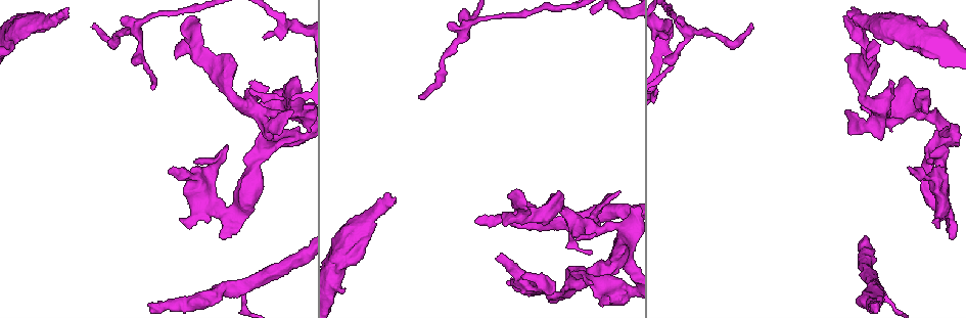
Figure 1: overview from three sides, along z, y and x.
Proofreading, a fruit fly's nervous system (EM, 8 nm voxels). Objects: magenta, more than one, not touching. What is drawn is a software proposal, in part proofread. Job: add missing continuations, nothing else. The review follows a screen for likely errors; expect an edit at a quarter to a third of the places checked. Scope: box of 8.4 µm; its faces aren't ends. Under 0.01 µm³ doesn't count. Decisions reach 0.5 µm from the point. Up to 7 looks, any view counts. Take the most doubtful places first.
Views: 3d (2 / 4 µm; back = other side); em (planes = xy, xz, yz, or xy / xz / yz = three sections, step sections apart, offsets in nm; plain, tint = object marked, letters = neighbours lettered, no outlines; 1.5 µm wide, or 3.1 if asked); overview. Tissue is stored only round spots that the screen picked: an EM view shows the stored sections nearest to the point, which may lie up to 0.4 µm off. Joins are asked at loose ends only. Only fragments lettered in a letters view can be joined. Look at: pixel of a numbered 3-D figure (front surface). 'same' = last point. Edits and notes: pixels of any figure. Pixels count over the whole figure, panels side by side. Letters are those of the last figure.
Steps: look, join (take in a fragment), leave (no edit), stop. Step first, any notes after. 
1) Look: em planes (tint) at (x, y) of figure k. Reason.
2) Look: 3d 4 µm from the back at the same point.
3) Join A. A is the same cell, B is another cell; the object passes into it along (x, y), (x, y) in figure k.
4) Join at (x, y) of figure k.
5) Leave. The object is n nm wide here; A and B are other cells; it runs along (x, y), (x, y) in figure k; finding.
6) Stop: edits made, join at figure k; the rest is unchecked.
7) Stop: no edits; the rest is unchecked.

Look: em planes (tint) at (223, 239) of figure 1. An open end.

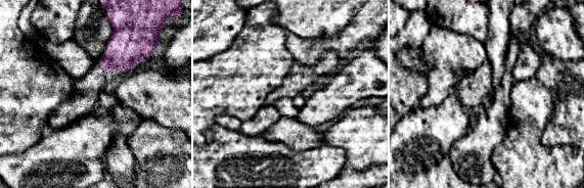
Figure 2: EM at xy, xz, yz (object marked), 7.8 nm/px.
Look: em planes (letters) at the same point. See the neighbours.

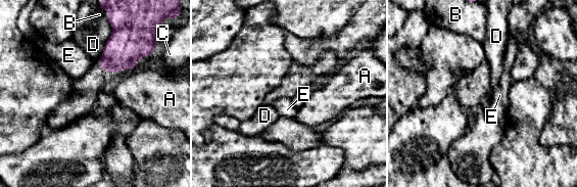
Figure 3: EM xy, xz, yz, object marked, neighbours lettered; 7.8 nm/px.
Leave. A, B, C, D and E are other cells; a border runs along (107, 15), (112, 33), (98, 60) in figure 3; no lettered fragment goes on from it.

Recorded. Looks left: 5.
Look: em yz step 4 (tint) at (750, 27) of figure 1. Tapers out.

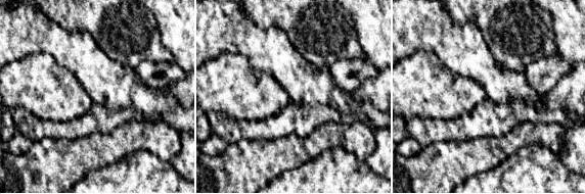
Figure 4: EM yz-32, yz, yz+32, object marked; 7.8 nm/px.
Look: em planes (tint) at the same point. Cut it another way.

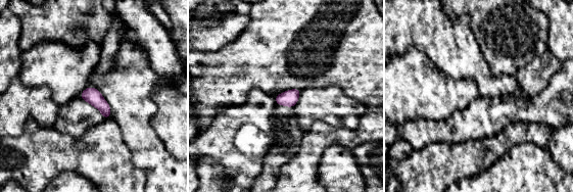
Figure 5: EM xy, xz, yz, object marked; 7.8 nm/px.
Look: em planes (letters) at the same point.

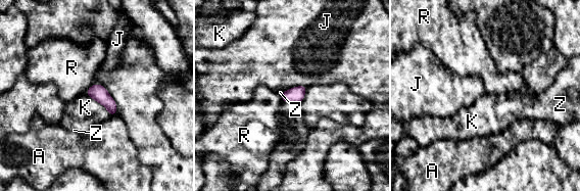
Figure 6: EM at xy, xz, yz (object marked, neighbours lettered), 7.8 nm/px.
Leave. The longest contact is with K, 240 nm; A, J, K, R and Z are other cells; none of them fits.

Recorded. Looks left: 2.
Stop: no edits; the rest is unchecked.

